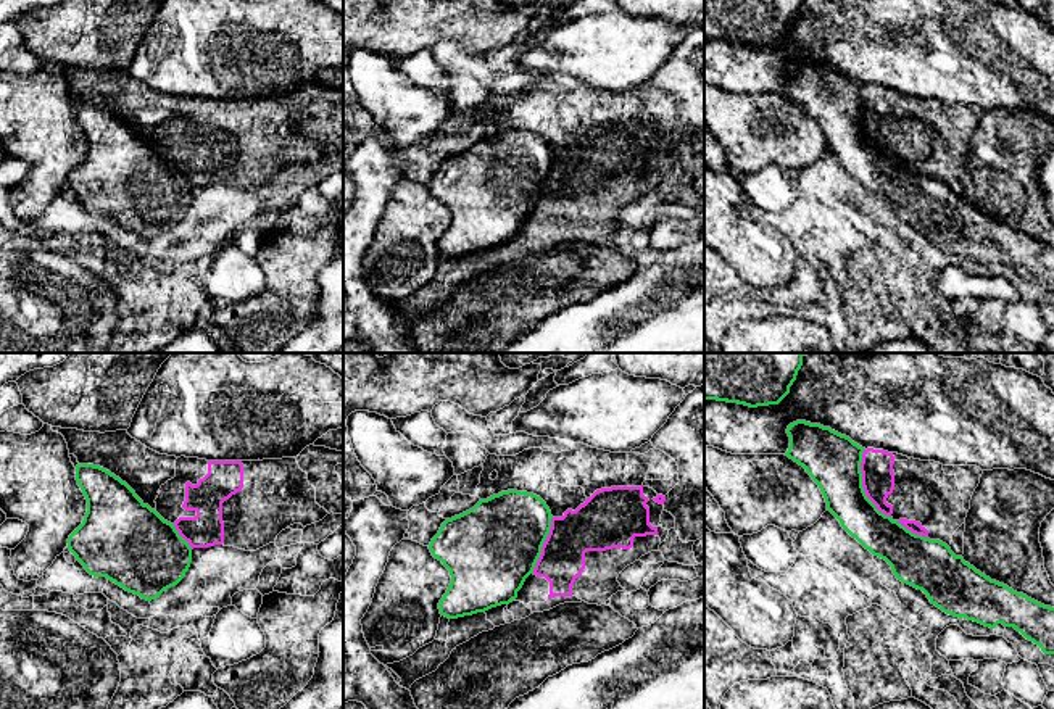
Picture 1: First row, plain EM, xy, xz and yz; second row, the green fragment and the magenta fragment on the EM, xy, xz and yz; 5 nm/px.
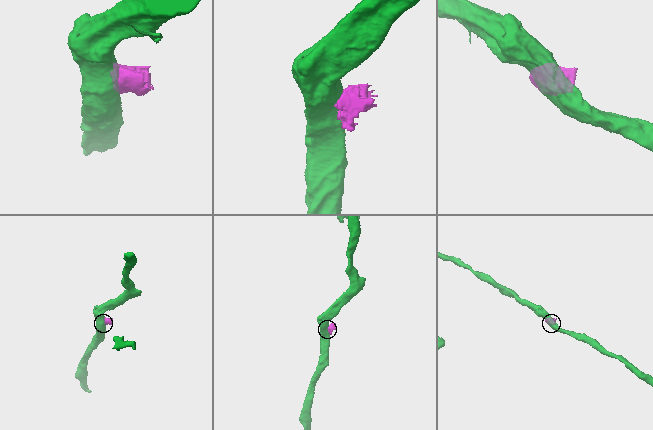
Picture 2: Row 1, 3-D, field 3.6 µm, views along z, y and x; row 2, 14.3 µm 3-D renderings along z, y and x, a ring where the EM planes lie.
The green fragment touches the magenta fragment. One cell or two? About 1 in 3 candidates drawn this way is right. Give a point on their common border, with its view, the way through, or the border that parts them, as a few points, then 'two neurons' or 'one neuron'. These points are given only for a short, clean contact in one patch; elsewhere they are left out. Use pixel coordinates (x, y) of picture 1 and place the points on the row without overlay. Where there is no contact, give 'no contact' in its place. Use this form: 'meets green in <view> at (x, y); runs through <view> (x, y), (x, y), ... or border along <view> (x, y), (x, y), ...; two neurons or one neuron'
meets green in yz at (861, 124); two neurons

